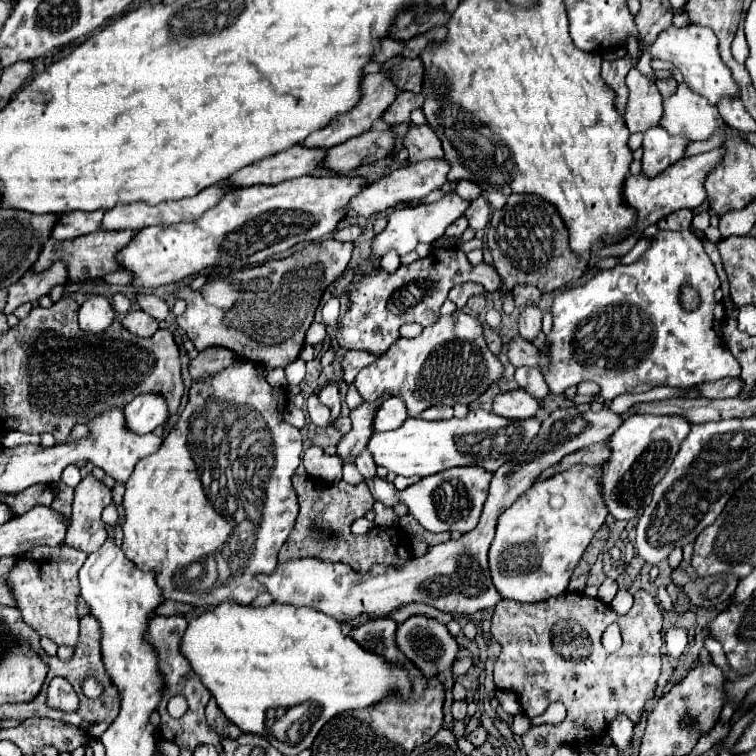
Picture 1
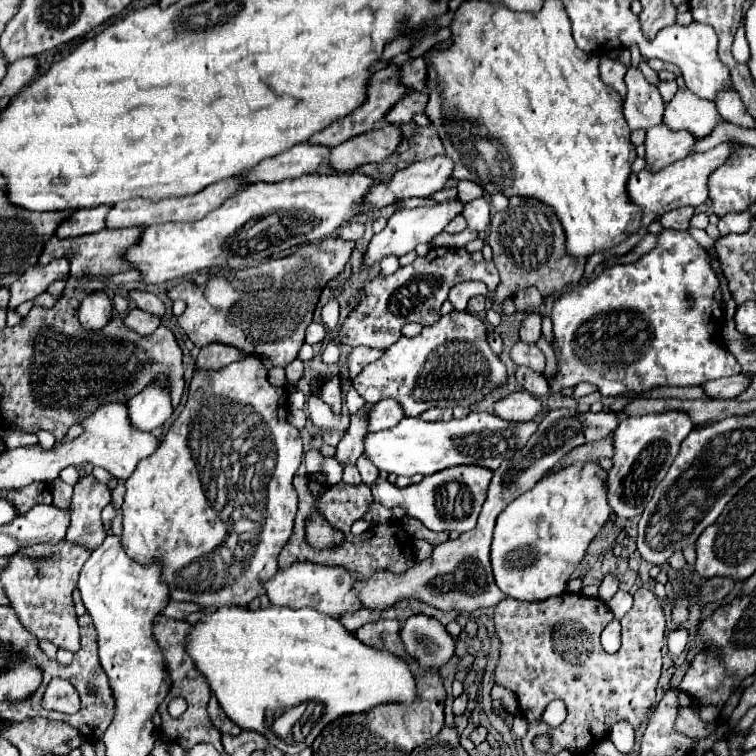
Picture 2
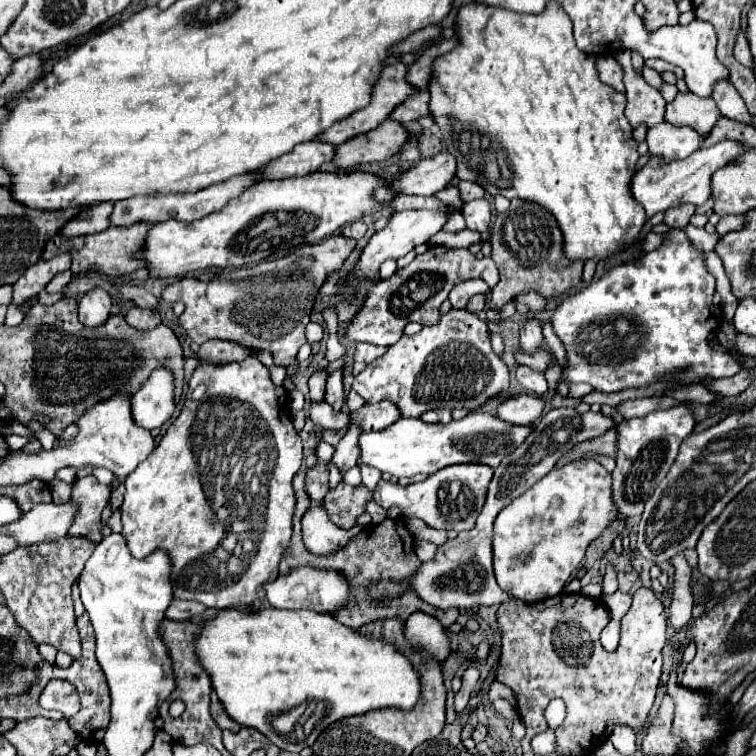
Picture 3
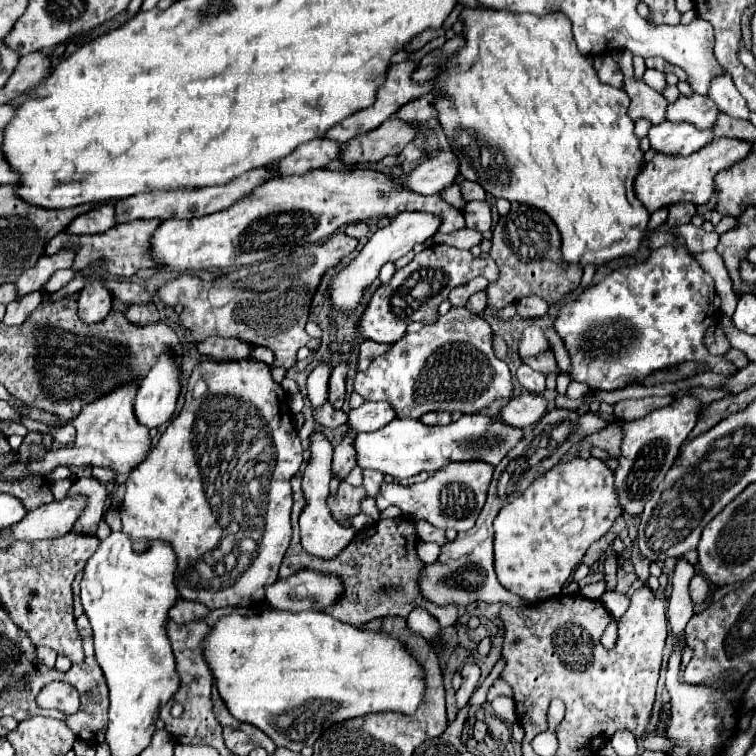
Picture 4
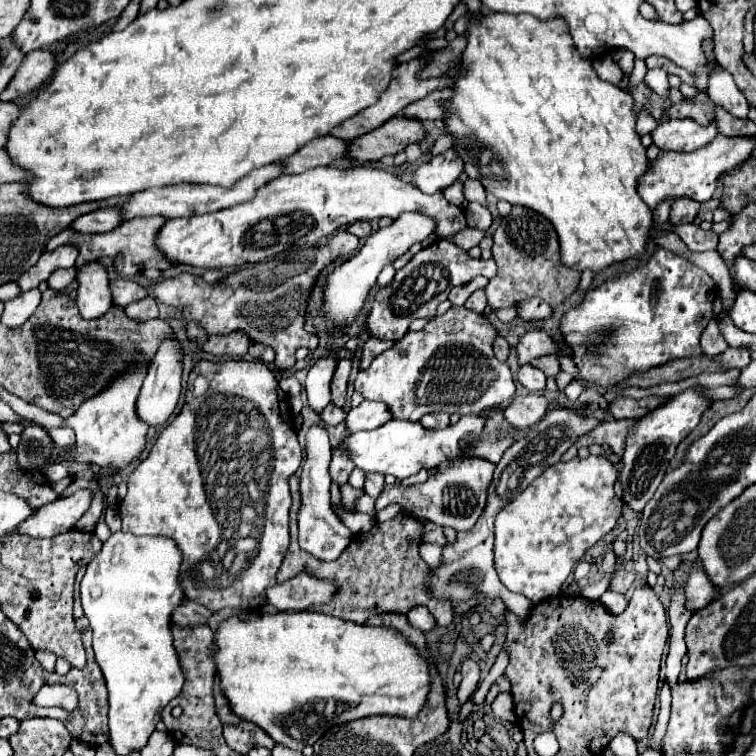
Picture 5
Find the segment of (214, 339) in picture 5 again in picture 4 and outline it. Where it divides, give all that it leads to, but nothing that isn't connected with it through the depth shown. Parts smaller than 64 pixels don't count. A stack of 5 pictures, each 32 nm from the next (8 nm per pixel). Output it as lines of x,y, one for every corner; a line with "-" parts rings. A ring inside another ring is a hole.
206,338
206,342
198,344
200,354
208,354
216,360
242,360
250,354
250,348
246,348
246,342
240,338

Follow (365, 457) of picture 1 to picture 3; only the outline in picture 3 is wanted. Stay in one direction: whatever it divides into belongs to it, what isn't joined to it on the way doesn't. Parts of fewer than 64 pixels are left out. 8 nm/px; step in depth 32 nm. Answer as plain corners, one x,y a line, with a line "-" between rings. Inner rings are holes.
358,464
358,466
360,466
360,472
362,472
362,484
364,484
370,492
374,492
374,490
378,488
378,482
382,480
382,474
380,474
378,470
370,468
370,466
364,466
364,464

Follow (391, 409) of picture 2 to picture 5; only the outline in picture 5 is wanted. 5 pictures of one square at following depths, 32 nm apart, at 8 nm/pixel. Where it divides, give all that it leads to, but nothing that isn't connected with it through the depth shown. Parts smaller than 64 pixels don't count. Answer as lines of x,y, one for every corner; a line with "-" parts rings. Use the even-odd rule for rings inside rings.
362,400
360,406
352,408
346,416
346,428
348,432
358,432
358,430
372,430
388,422
392,416
382,402
372,402
372,400

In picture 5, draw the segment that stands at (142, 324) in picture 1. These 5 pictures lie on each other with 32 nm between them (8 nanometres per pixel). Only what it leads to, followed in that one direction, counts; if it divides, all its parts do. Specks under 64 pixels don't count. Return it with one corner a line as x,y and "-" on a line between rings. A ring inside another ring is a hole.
146,296
130,306
126,306
126,314
130,318
136,318
136,320
150,320
150,318
158,318
158,304
152,296

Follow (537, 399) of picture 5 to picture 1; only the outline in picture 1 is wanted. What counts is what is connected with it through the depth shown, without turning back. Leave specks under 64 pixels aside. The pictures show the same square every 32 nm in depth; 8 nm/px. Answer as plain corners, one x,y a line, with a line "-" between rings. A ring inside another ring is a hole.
512,390
494,398
494,414
510,420
526,420
536,416
540,402
526,394
524,390

